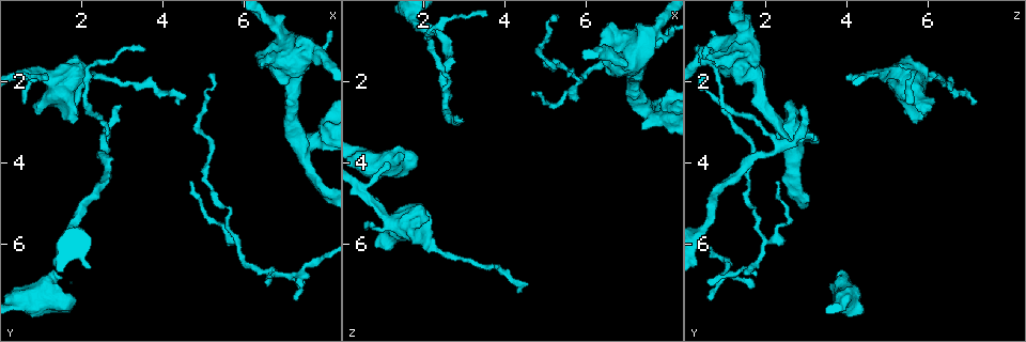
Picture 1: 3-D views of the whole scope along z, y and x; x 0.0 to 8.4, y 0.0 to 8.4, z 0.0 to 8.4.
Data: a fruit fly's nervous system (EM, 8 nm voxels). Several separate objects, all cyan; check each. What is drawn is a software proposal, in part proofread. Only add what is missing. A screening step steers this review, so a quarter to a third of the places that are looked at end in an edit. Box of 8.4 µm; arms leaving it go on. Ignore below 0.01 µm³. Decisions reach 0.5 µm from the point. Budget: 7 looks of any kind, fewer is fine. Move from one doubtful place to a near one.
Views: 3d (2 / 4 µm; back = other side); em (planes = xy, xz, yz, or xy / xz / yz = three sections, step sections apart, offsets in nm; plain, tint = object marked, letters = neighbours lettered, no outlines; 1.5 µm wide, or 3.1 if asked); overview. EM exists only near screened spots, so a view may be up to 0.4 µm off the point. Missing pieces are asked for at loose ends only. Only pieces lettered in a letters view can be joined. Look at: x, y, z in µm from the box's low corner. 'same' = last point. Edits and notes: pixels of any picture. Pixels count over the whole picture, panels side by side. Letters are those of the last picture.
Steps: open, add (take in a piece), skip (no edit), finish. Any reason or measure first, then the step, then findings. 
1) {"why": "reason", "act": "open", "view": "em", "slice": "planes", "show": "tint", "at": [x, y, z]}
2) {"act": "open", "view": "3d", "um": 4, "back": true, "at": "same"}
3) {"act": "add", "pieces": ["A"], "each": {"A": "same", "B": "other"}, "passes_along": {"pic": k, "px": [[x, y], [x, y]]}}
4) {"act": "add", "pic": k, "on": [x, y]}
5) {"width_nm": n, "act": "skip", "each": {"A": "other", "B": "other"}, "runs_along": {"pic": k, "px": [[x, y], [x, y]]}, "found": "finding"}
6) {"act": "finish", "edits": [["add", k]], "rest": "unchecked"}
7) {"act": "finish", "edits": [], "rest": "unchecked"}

{"why": "free end", "act": "open", "view": "em", "um": 3.1, "slice": "planes", "show": "tint", "at": [7.25, 7.35, 0.65]}

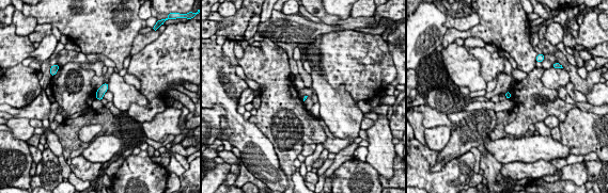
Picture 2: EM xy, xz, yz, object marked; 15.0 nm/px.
{"act": "open", "view": "em", "um": 3.1, "slice": "planes", "show": "letters", "at": "same"}

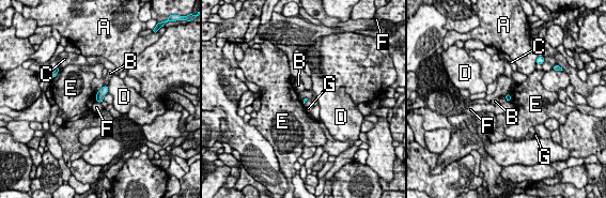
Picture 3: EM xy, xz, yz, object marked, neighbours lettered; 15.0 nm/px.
{"act": "skip", "each": {"A": "other", "B": "other", "C": "other", "D": "other", "E": "other", "F": "other", "G": "other"}, "border": {"pic": 3, "px": [[96, 101], [99, 103]]}, "found": "no lettered piece goes on from it"}

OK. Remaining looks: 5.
{"why": "an open end", "act": "open", "view": "3d", "um": 2, "back": true, "at": [2.95, 2.50, 2.85]}

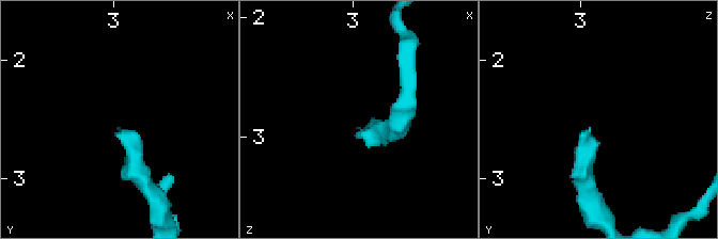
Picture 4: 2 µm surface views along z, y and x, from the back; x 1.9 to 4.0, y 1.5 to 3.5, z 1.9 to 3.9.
{"why": "now the EM", "act": "open", "view": "em", "slice": "yz", "step": 8, "show": "tint", "at": [2.96, 2.58, 2.90]}

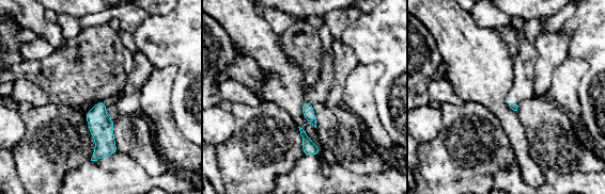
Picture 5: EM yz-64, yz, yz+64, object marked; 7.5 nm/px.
{"why": "see the neighbours", "act": "open", "view": "em", "slice": "yz", "step": 8, "show": "letters", "at": "same"}

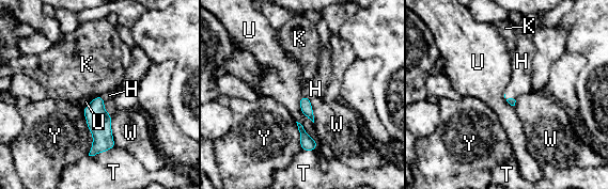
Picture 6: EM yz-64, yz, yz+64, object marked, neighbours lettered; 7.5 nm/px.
{"act": "add", "pieces": ["H"], "each": {"H": "same", "K": "other", "T": "other", "U": "other", "W": "other", "Y": "other"}, "passes_along": {"pic": 6, "px": [[306, 107], [305, 96], [315, 89]]}, "found": "the neuron continues"}

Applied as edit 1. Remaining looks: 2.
{"why": "see it whole again", "act": "open", "view": "overview"}

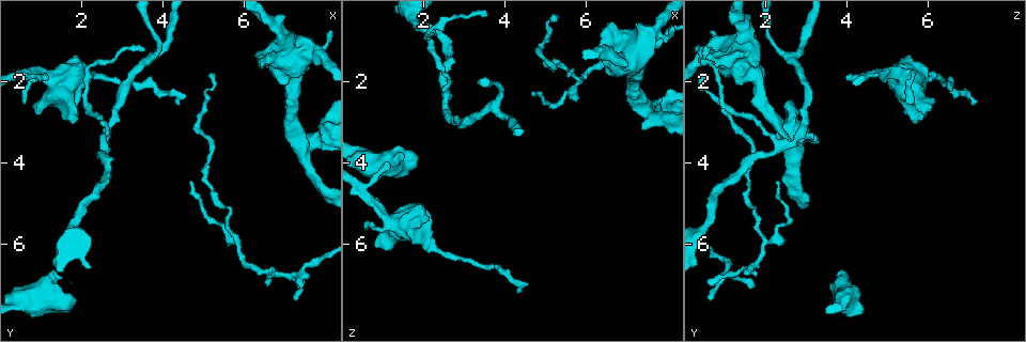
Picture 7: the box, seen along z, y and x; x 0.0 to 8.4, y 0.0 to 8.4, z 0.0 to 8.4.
{"why": "free end", "act": "open", "view": "em", "slice": "planes", "show": "letters", "at": [1.10, 1.90, 4.00]}

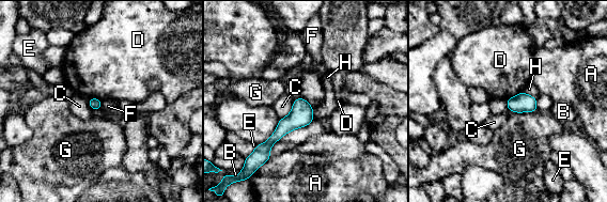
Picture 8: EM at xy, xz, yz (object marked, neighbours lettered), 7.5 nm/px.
{"longest_contact_nm": ["G", 200], "act": "skip", "each": {"A": "other", "B": "other", "C": "other", "D": "other", "E": "other", "F": "other", "G": "other", "H": "other"}, "runs_along": {"pic": 8, "px": [[301, 100], [301, 110], [260, 152]]}, "found": "no lettered piece goes on from it"}

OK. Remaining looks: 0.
{"act": "finish", "edits": [["add", 6]], "rest": "unchecked"}

